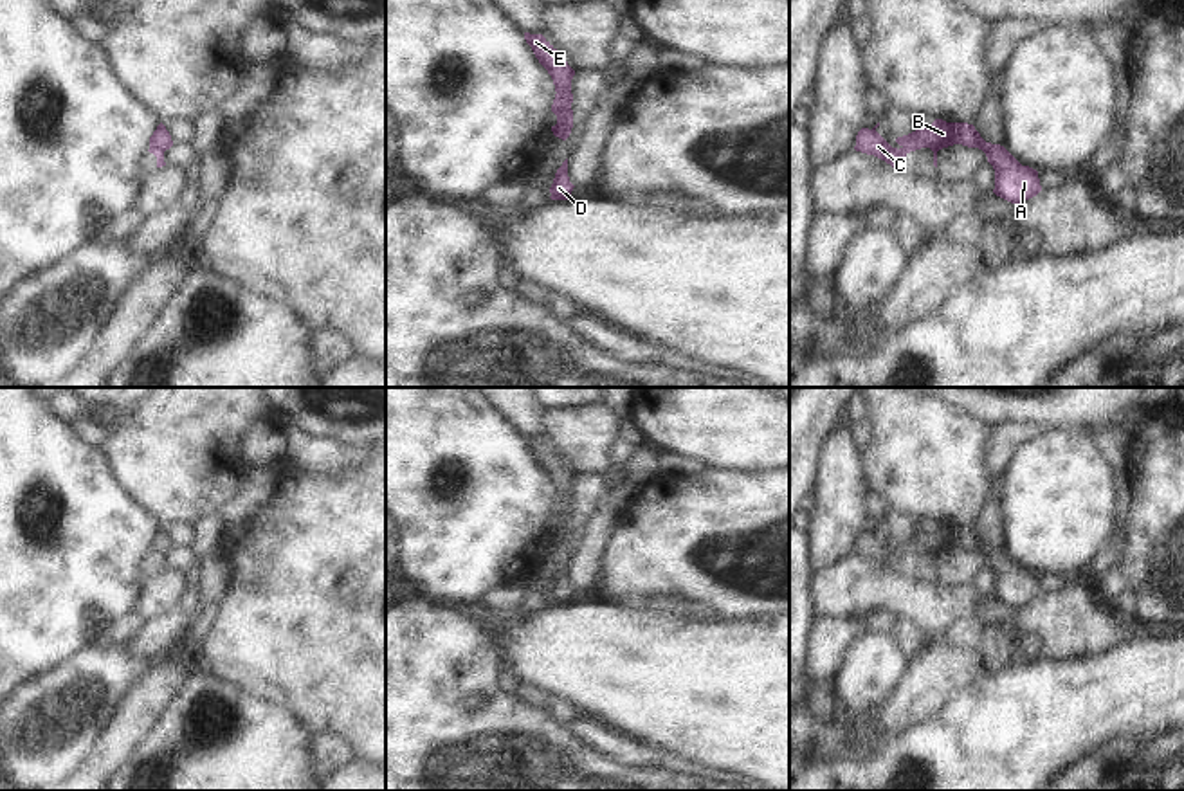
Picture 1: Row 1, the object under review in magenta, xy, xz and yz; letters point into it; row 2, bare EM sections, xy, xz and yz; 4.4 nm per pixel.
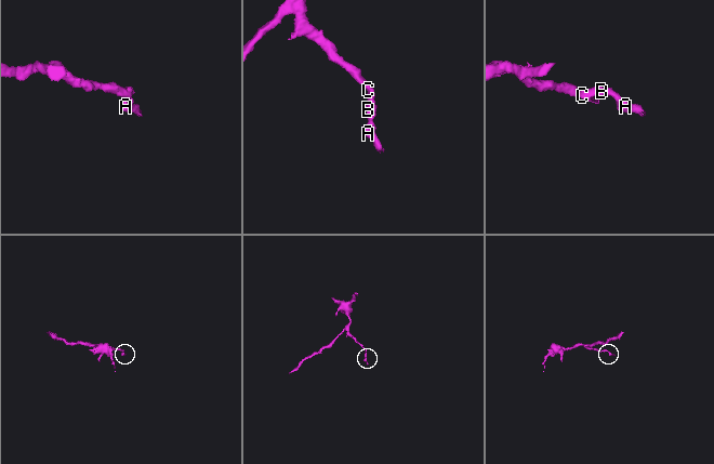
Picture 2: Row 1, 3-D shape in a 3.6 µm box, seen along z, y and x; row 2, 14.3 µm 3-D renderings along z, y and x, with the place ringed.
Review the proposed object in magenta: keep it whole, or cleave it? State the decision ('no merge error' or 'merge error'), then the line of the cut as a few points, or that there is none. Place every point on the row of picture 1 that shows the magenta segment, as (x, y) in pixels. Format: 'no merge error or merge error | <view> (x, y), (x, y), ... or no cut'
merge error | xz (570, 83), (561, 89), (561, 101), (554, 112)

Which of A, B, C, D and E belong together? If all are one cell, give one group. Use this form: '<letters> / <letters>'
A B D / C E

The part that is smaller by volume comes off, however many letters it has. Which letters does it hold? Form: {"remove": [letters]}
{"remove": ["A", "B", "D"]}

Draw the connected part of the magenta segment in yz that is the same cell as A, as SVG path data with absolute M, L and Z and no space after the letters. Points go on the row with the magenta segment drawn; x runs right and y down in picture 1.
M935 119L928 126L897 137L896 142L903 148L930 148L932 151L953 144L982 150L995 169L993 193L1015 205L1042 191L1036 169L1022 166L1004 146L986 142L975 126L968 123L946 123Z

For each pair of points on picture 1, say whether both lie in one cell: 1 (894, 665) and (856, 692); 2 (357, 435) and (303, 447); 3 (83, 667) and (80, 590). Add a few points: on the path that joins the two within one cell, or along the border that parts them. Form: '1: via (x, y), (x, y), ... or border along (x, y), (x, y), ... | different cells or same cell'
1: via (885, 665), (865, 683) | same cell
2: border along (296, 429), (307, 435), (366, 445) | different cells
3: border along (91, 644), (45, 669) | different cells

